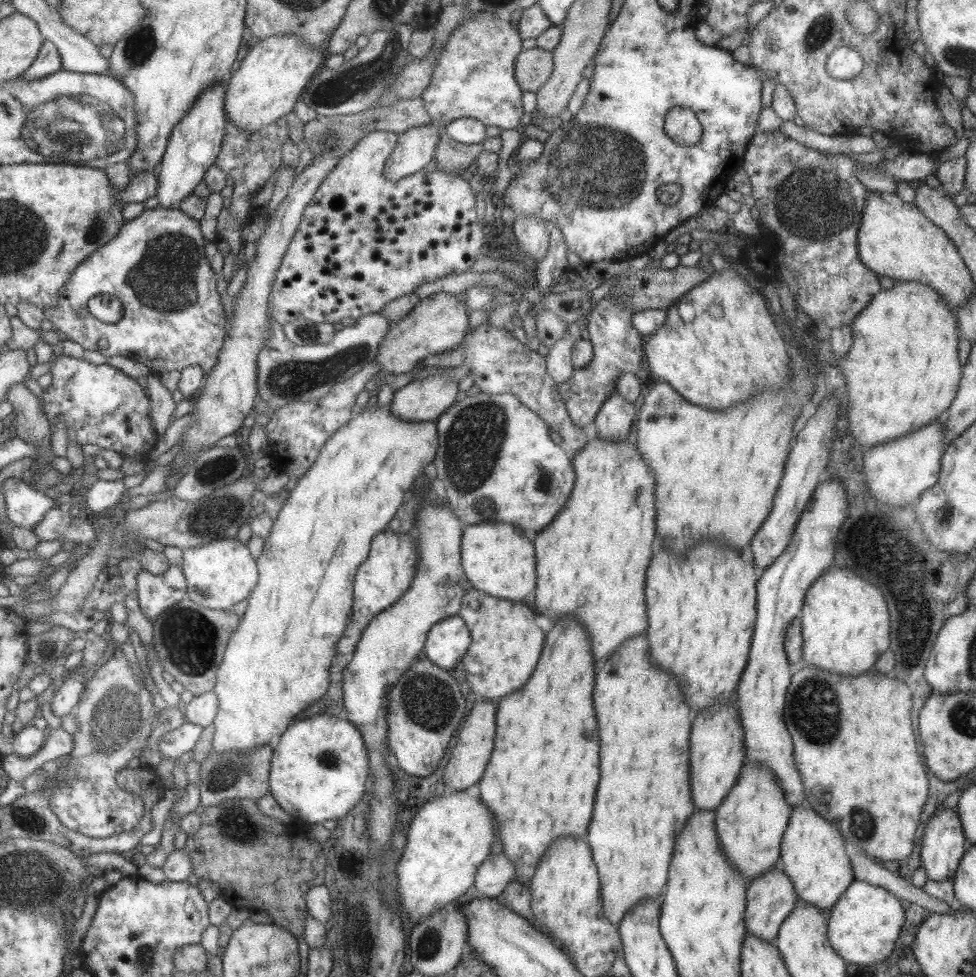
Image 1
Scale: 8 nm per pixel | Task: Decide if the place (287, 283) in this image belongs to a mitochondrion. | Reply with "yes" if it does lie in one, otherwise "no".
no

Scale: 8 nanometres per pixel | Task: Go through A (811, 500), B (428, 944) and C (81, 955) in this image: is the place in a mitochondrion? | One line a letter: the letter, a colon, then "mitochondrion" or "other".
A: other
B: mitochondrion
C: other

